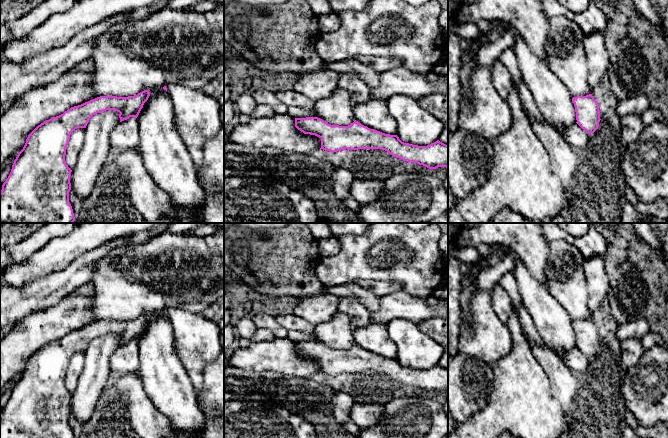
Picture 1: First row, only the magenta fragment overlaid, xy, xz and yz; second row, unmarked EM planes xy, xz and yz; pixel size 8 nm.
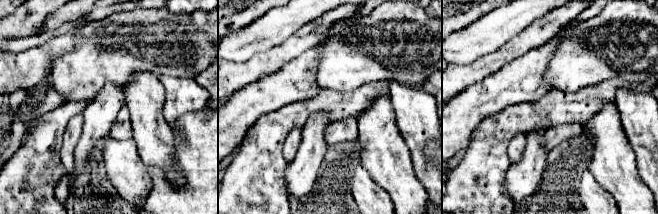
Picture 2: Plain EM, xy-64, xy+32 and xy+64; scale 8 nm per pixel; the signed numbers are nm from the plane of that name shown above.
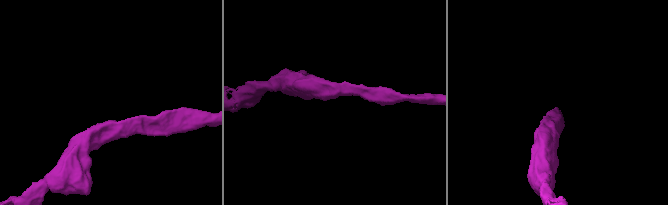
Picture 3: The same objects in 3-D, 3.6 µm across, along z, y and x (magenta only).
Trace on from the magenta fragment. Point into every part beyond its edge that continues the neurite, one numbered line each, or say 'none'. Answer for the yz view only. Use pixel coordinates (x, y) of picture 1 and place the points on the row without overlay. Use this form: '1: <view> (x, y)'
none

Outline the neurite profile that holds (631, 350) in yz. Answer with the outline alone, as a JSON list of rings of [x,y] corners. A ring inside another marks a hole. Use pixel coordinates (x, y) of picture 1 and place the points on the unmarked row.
[[[627,339],[621,342],[620,347],[620,366],[622,373],[626,373],[631,367],[638,364],[644,353],[641,339]]]

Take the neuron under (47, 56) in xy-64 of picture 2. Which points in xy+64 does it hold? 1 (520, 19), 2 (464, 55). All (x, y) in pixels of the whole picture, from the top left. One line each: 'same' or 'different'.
1: different
2: different

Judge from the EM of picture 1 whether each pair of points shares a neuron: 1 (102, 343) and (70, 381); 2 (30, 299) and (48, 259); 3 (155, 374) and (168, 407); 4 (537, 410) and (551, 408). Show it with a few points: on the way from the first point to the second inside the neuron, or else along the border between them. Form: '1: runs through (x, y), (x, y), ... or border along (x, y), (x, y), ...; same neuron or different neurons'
1: border along (85, 352), (84, 367), (79, 376), (77, 388); different neurons
2: border along (61, 270), (34, 279), (23, 287), (17, 288); different neurons
3: runs through (163, 382), (168, 387), (168, 399); same neuron
4: runs through (540, 410), (548, 410); same neuron

